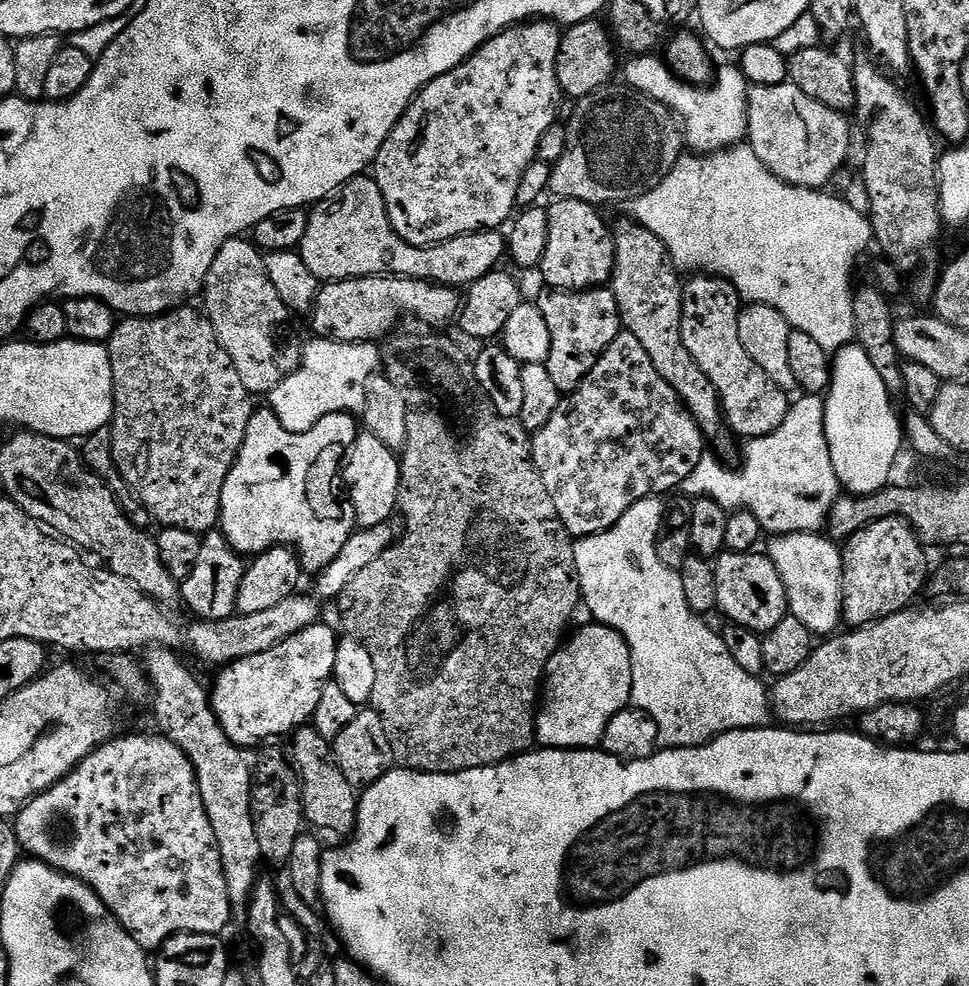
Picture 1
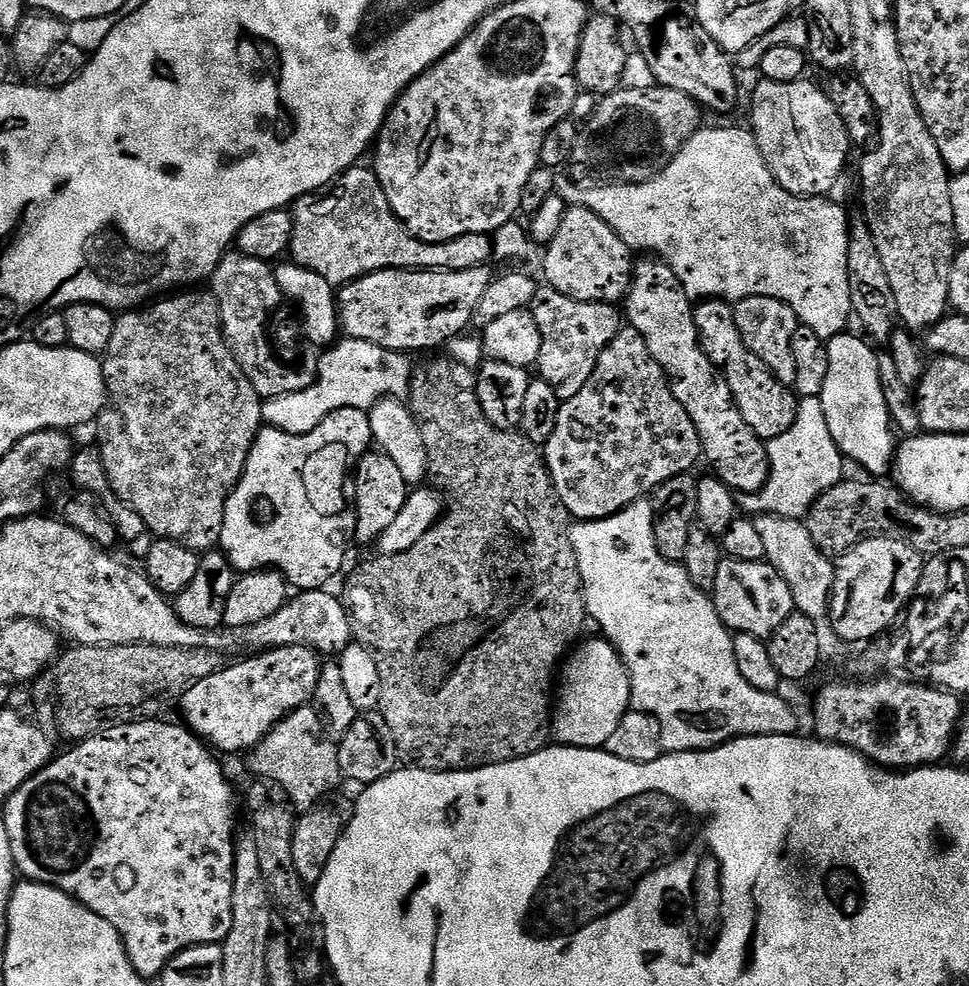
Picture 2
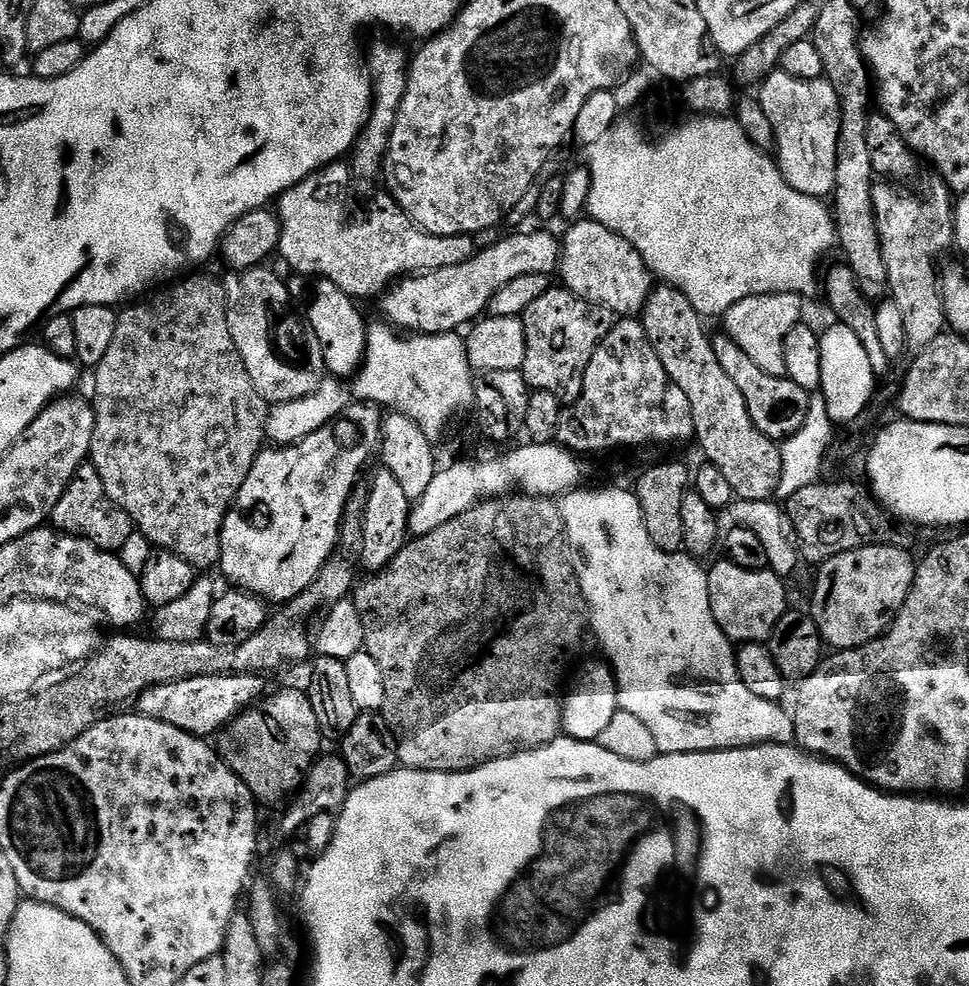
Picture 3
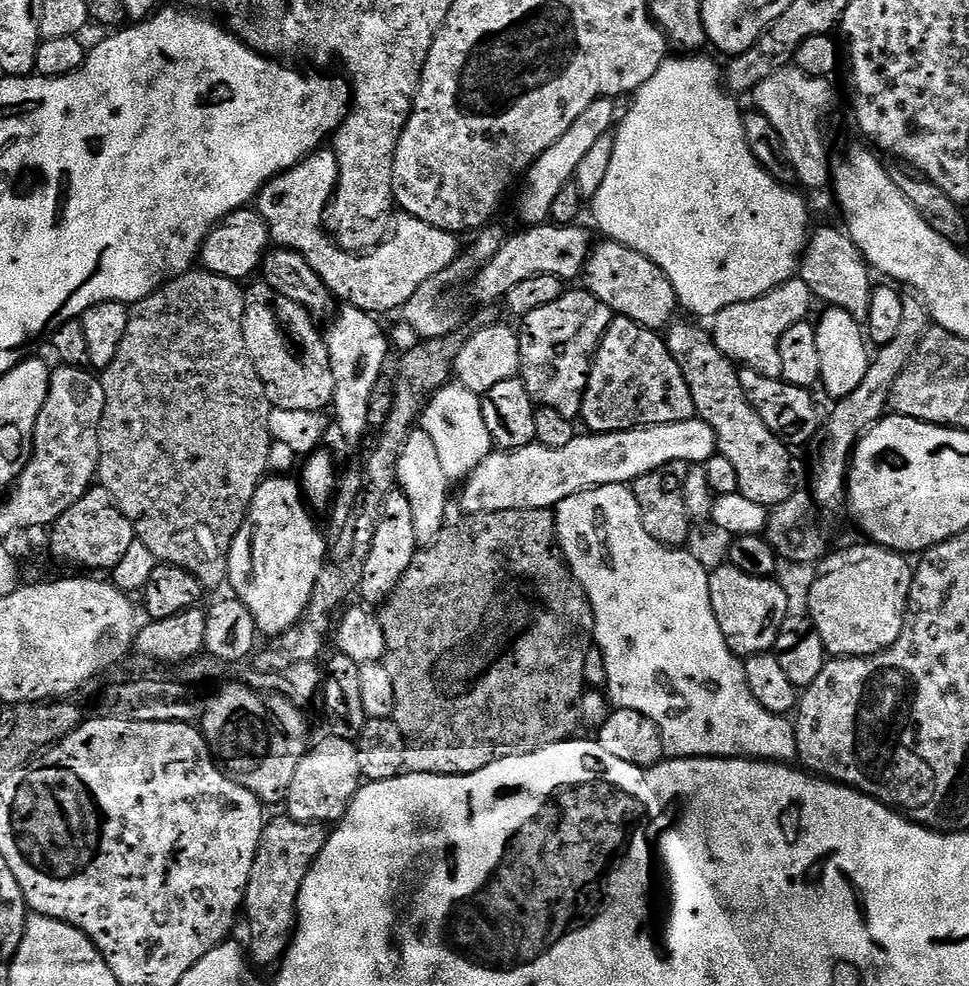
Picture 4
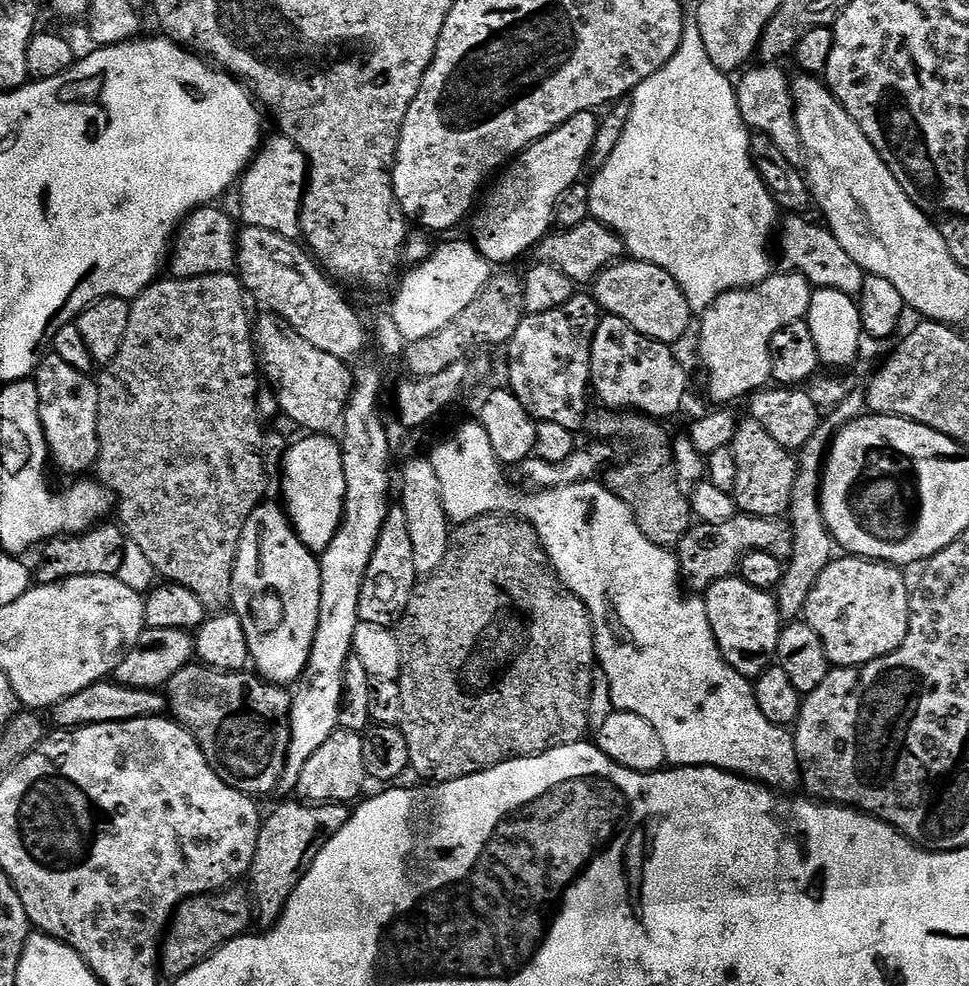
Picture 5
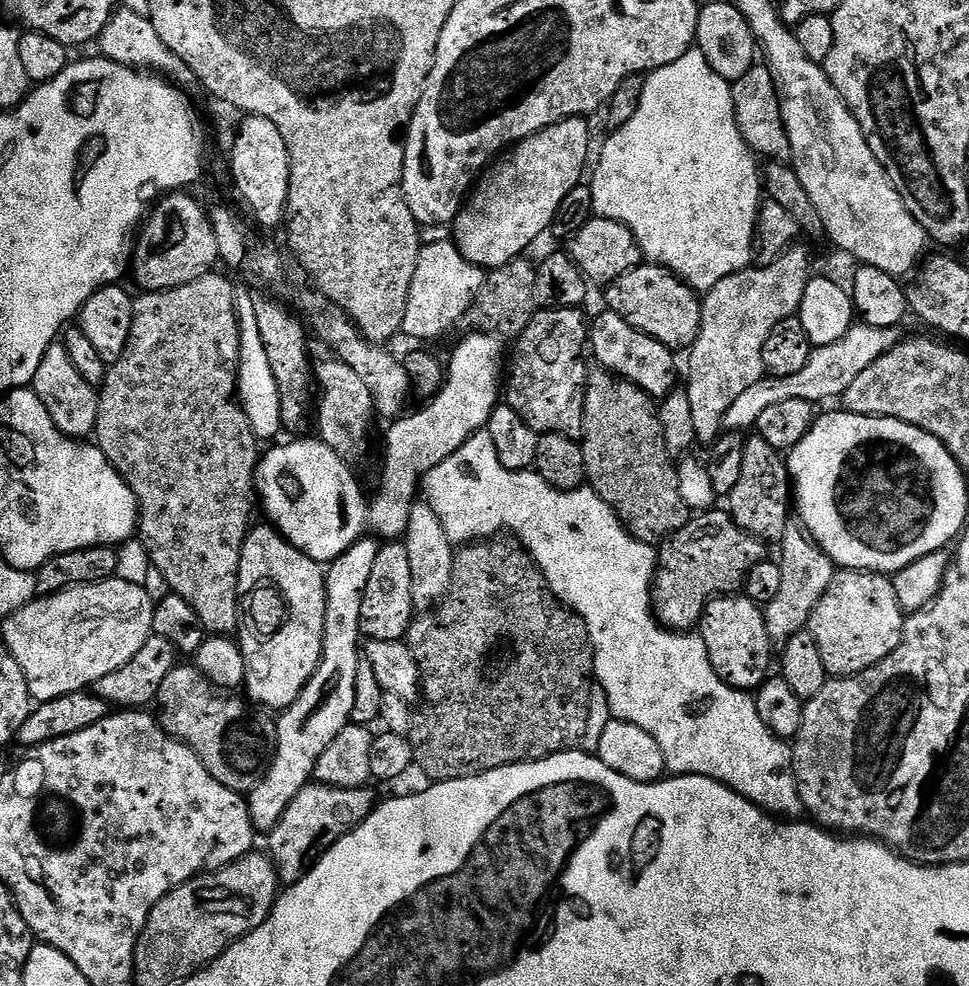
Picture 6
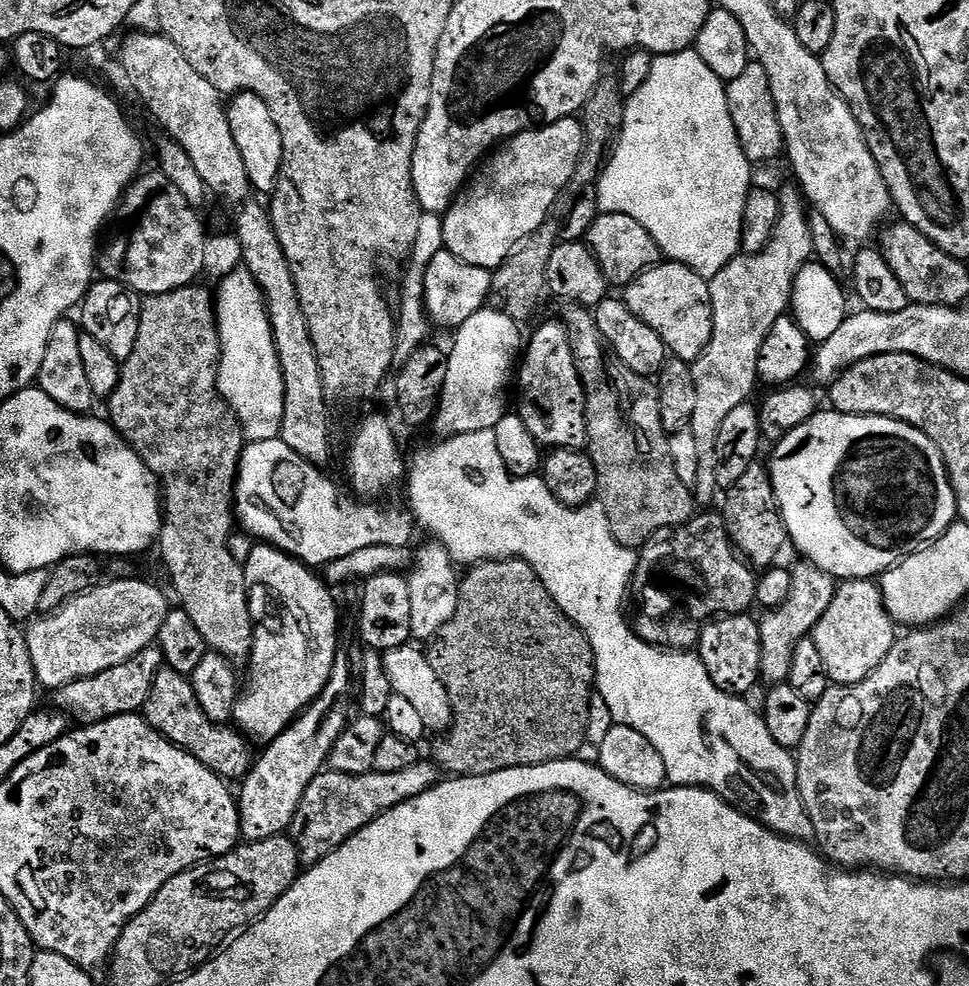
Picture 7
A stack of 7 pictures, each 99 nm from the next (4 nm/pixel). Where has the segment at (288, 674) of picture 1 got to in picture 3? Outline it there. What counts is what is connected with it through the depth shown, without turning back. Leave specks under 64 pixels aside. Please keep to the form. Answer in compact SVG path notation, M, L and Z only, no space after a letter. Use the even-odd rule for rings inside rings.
M260 674L179 680L151 688L135 701L134 708L141 716L178 726L178 730L189 732L192 736L212 738L223 732L241 712L253 707L265 695L264 680L265 677Z

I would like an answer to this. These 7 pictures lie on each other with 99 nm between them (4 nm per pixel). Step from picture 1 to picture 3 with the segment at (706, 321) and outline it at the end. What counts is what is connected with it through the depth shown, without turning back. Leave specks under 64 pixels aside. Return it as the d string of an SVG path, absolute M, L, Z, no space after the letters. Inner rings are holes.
M726 334L719 335L712 336L714 354L718 354L718 363L722 365L722 370L726 370L726 374L730 374L734 386L742 390L742 398L746 398L746 410L750 410L750 418L754 418L754 426L758 426L762 434L777 442L786 441L794 434L798 434L798 430L802 430L806 422L809 392L802 390L802 386L798 386L787 376L766 374L766 370L762 370L762 366L757 366L746 355L746 350L742 350L742 346L734 342L734 338Z

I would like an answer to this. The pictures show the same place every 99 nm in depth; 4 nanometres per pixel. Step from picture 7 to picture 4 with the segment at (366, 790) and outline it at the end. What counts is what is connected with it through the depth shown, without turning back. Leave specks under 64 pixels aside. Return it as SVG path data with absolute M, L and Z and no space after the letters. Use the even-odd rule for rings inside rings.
M286 814L265 823L242 905L243 919L248 919L248 940L252 943L247 945L246 952L255 967L257 964L260 968L275 969L288 953L296 934L296 903L302 882L306 882L306 874L310 874L329 835L329 829L323 824L298 822Z

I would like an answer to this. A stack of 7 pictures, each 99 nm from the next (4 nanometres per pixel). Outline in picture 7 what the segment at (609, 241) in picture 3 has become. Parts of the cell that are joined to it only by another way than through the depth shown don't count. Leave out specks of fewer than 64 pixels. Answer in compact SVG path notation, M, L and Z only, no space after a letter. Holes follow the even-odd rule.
M661 262L648 268L622 289L624 305L642 318L677 360L695 362L705 352L713 336L713 306L708 280L687 268L685 264Z

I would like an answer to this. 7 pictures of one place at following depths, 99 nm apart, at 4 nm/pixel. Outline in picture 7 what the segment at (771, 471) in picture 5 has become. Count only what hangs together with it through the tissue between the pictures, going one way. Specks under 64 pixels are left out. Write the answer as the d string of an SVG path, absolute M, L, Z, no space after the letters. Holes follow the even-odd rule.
M754 462L746 469L746 474L742 474L742 478L738 478L738 482L734 482L732 488L727 489L724 500L724 508L722 507L722 515L724 518L724 529L728 532L728 537L732 540L732 545L736 547L736 551L752 565L756 570L767 570L777 563L776 560L780 556L780 548L788 548L790 541L788 539L788 531L784 525L784 519L780 516L780 510L776 507L776 495L772 489L772 475L768 473L768 464L762 462Z

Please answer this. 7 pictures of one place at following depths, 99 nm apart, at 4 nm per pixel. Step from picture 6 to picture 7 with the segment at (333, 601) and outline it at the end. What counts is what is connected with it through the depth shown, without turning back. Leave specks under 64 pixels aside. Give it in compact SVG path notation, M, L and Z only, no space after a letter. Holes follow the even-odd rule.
M337 655L334 666L330 670L330 678L318 694L318 698L312 702L309 708L305 708L296 720L278 738L271 740L263 749L264 752L255 757L252 769L244 777L238 788L238 803L240 806L240 835L245 841L265 840L275 836L283 836L291 829L294 822L294 814L298 814L298 802L302 802L302 794L306 794L306 786L314 782L319 772L325 771L328 763L328 755L332 753L334 742L342 734L342 730L348 725L350 713L348 707L354 704L354 672L350 667L347 655Z

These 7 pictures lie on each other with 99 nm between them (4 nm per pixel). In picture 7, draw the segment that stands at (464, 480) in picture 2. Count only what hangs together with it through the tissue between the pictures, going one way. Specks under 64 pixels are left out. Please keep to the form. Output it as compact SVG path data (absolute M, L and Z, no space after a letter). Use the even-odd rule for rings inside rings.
M486 560L482 564L471 565L465 572L468 573L463 573L460 582L458 610L454 610L454 618L450 618L450 622L446 622L442 630L438 630L438 634L426 648L430 666L434 666L434 674L442 678L442 686L446 686L452 707L452 727L443 738L437 739L440 741L436 744L435 763L445 773L458 777L485 776L507 768L529 768L535 764L573 759L586 738L591 698L596 686L596 659L586 634L558 607L550 590L546 590L542 578L538 578L538 574L524 560Z

